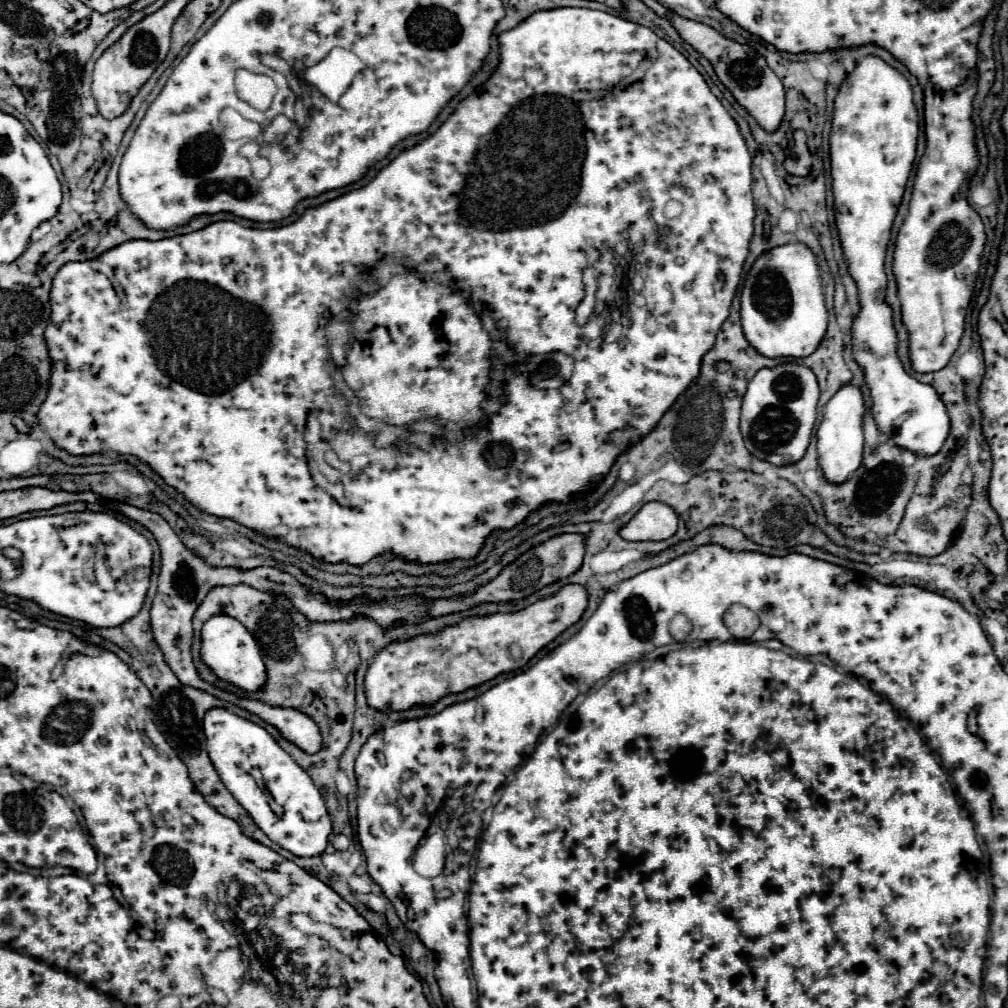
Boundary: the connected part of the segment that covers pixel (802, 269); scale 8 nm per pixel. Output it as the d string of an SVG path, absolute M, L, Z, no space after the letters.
M790 241L762 253L742 287L742 327L750 345L766 357L806 357L820 345L828 325L818 261L806 243Z

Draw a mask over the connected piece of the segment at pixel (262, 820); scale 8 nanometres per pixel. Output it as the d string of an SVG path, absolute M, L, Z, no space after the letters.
M210 709L204 715L204 735L206 735L209 757L220 779L224 779L224 785L228 787L228 791L236 797L236 801L250 813L256 825L274 843L278 843L282 849L298 857L320 855L326 849L332 833L332 821L318 787L312 783L308 773L300 765L296 765L296 761L274 741L274 737L264 727L252 721L240 719L238 715L228 713L226 709Z

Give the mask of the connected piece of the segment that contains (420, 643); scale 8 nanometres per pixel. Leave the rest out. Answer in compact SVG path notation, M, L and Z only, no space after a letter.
M568 583L554 595L538 599L536 603L514 611L514 613L494 613L484 617L464 617L460 623L444 627L434 635L418 635L406 641L392 641L382 647L374 657L364 677L364 689L368 705L378 711L404 711L418 703L434 703L448 693L460 693L468 687L480 685L494 679L500 673L524 667L542 647L556 639L564 629L574 625L584 609L588 607L588 591L578 583Z

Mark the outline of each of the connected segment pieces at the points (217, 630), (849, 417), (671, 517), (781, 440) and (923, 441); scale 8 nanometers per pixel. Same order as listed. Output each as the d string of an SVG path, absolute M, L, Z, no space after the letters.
M216 615L208 619L202 627L202 661L224 681L230 681L232 685L244 689L244 691L256 691L264 685L266 673L264 663L258 651L258 645L254 637L248 633L248 629L228 615Z
M854 383L842 385L836 395L826 403L826 411L822 417L822 423L816 431L818 437L818 459L820 467L824 471L824 477L832 483L846 481L852 471L856 471L862 463L862 449L864 449L864 431L862 431L862 419L864 419L864 395L862 389Z
M650 501L644 503L642 509L624 525L620 527L620 537L626 541L660 541L668 539L676 533L678 515L676 511L662 503L662 501Z
M780 363L760 369L748 383L742 401L742 435L754 457L774 465L788 465L802 459L816 423L816 405L820 389L810 367L800 363Z
M866 55L838 89L830 131L836 227L848 271L860 293L860 313L852 327L854 359L866 373L866 383L872 393L872 415L878 429L886 435L890 433L896 445L916 455L934 455L942 449L950 433L950 417L936 389L906 373L898 357L892 307L884 299L884 257L892 221L916 157L916 137L918 113L912 85L898 69L880 57Z

